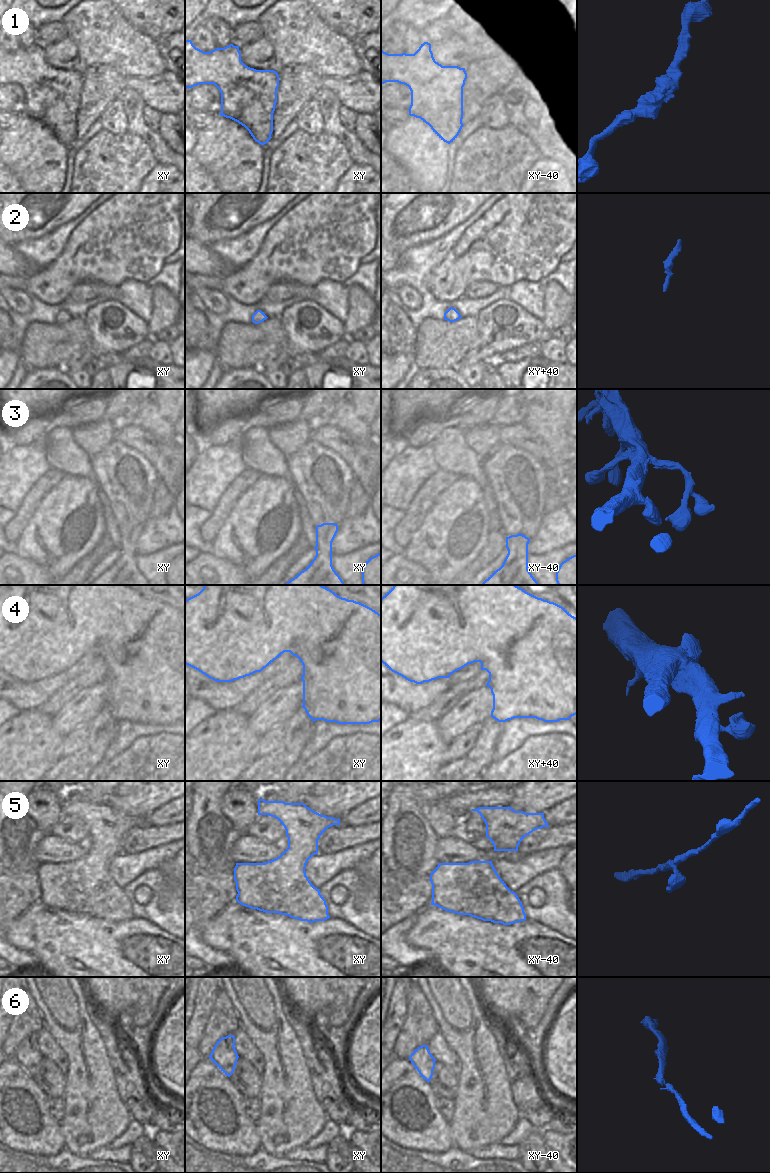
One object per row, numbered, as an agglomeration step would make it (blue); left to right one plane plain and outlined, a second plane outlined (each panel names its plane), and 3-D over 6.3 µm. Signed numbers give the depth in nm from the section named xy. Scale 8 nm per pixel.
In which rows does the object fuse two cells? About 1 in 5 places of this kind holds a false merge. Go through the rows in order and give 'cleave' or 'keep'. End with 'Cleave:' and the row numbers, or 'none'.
1: keep
2: keep
3: keep
4: keep
5: keep
6: keep
Cleave: none

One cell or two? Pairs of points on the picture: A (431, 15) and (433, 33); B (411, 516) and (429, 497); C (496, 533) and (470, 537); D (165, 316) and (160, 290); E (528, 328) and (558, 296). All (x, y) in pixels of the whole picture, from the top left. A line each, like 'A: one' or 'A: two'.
A: two
B: one
C: two
D: one
E: two

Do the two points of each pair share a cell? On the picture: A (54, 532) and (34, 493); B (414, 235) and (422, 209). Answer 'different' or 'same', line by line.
A: different
B: same

